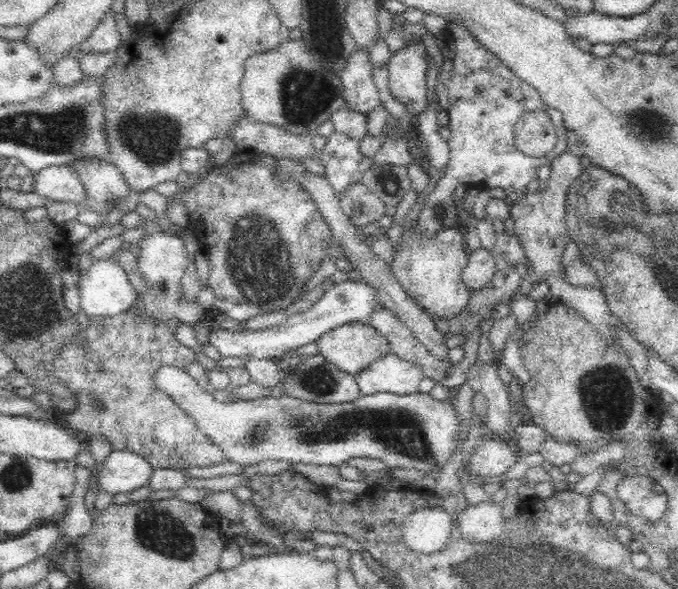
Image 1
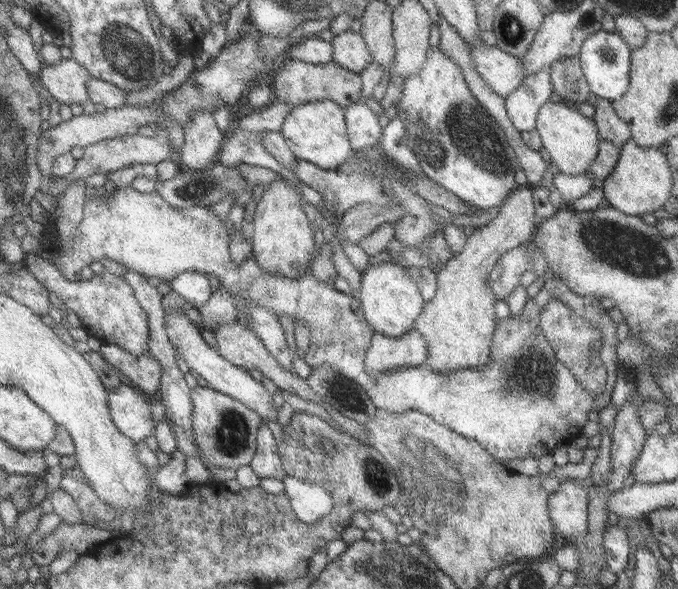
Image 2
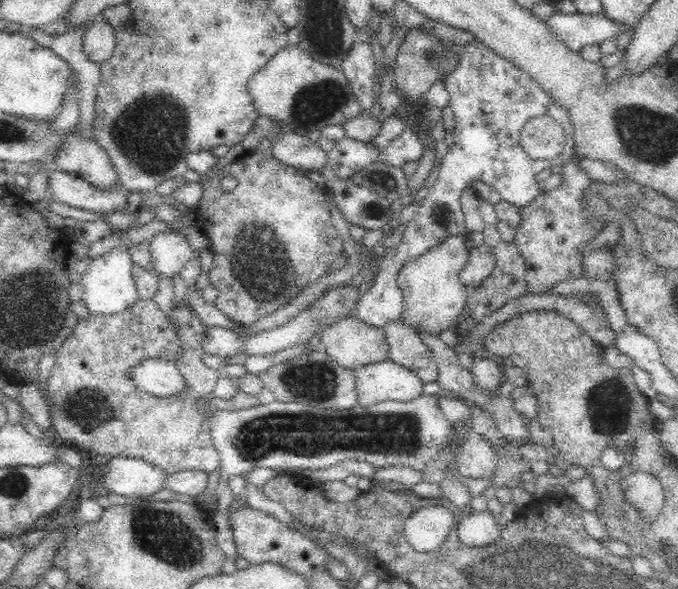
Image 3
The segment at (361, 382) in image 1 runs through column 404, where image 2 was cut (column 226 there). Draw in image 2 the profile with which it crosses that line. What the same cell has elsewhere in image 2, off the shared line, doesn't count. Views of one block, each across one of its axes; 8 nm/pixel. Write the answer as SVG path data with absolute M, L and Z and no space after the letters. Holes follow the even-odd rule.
M166 312L166 331L170 341L175 345L176 353L186 364L209 383L209 387L234 397L235 400L246 404L249 408L258 412L263 420L276 422L279 409L273 407L273 395L271 395L261 381L255 380L246 368L231 364L231 361L210 345L203 336L202 330L185 314L180 312Z

